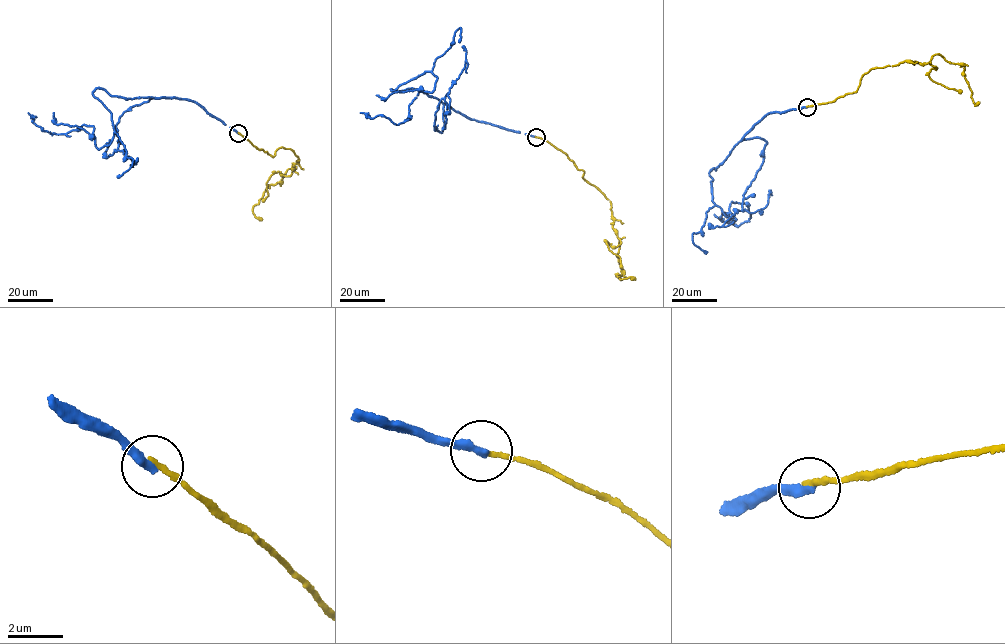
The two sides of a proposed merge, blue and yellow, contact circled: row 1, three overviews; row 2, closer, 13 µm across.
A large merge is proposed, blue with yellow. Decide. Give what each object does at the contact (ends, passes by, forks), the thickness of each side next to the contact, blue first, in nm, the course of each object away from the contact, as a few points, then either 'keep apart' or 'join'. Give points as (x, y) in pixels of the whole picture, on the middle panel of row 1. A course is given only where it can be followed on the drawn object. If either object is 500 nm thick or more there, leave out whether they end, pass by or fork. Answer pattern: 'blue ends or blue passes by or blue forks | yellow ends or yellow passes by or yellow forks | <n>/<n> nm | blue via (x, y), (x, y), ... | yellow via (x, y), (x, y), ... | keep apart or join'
blue ends | yellow ends | 320/190 nm | blue via (536, 137), (469, 118), (421, 89), (391, 90), (430, 71), (435, 89), (418, 93), (403, 122), (360, 113) | yellow via (536, 137), (566, 154), (583, 170), (583, 178), (611, 203), (623, 275), (617, 276), (635, 280) | keep apart

